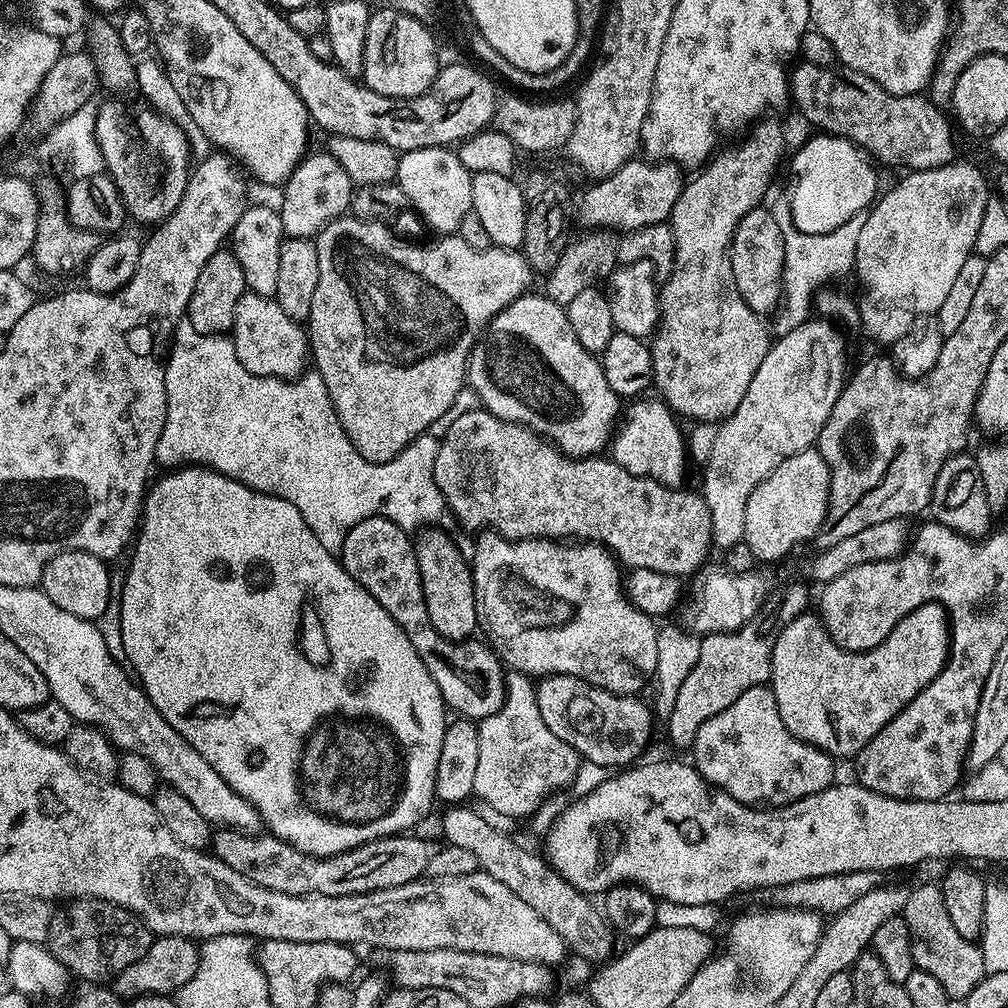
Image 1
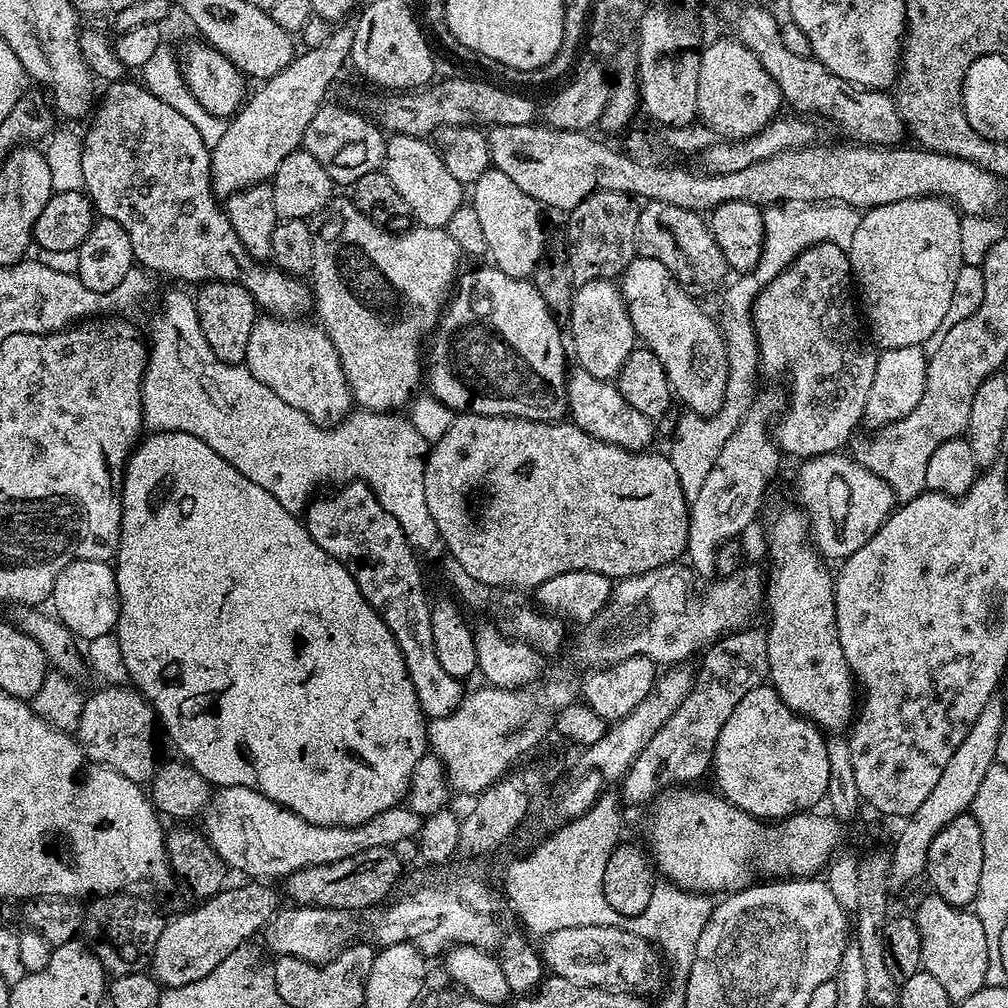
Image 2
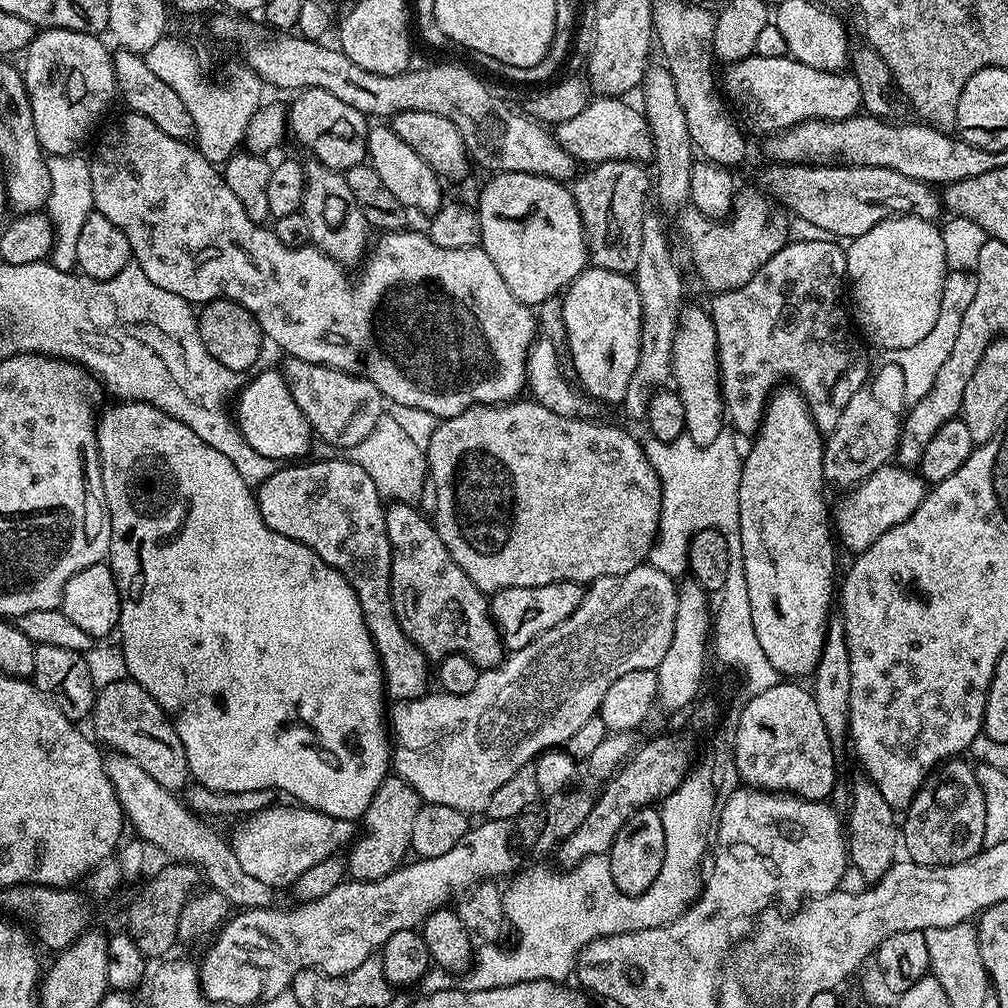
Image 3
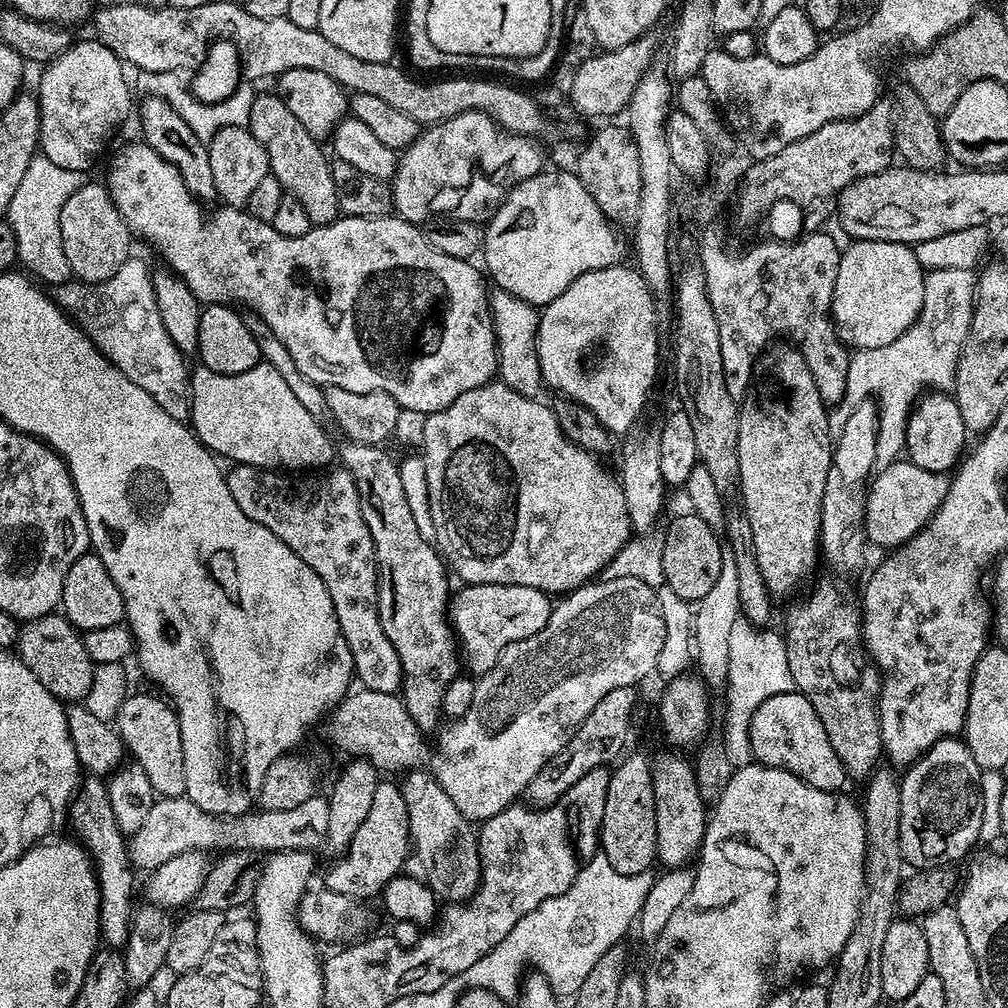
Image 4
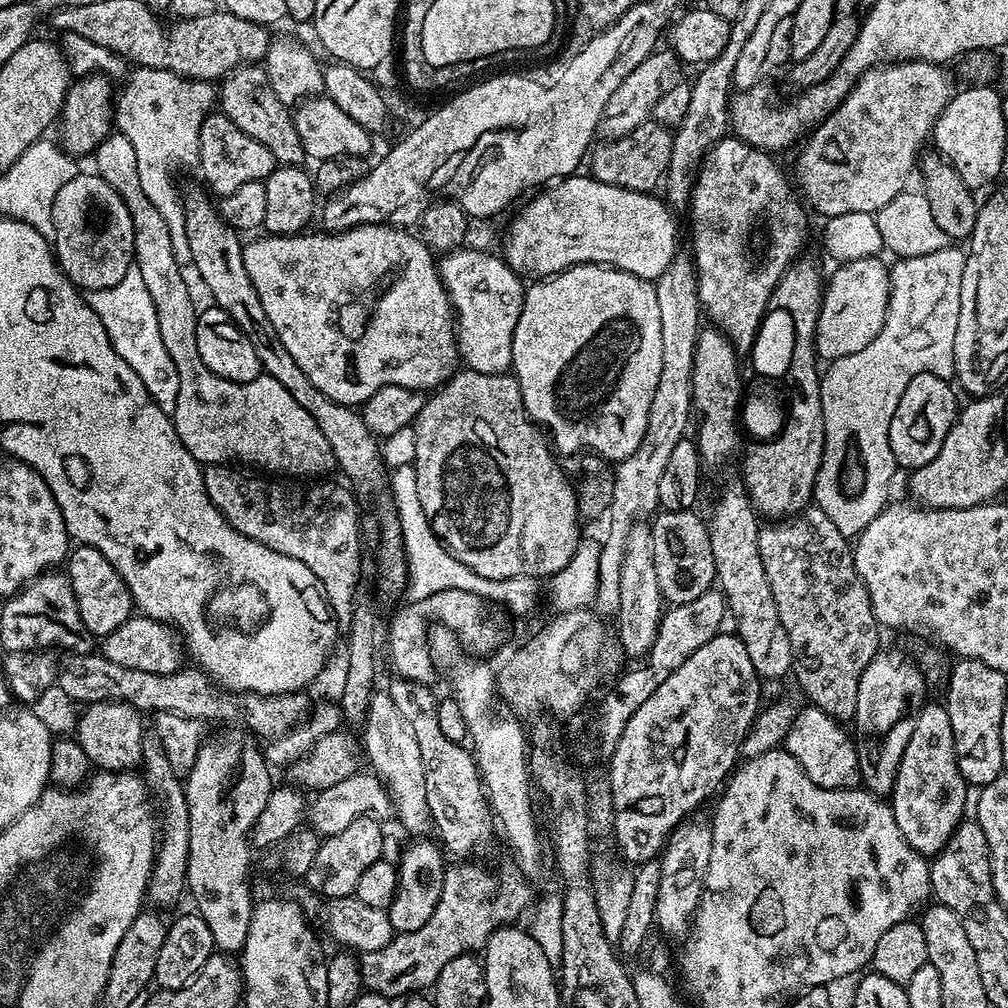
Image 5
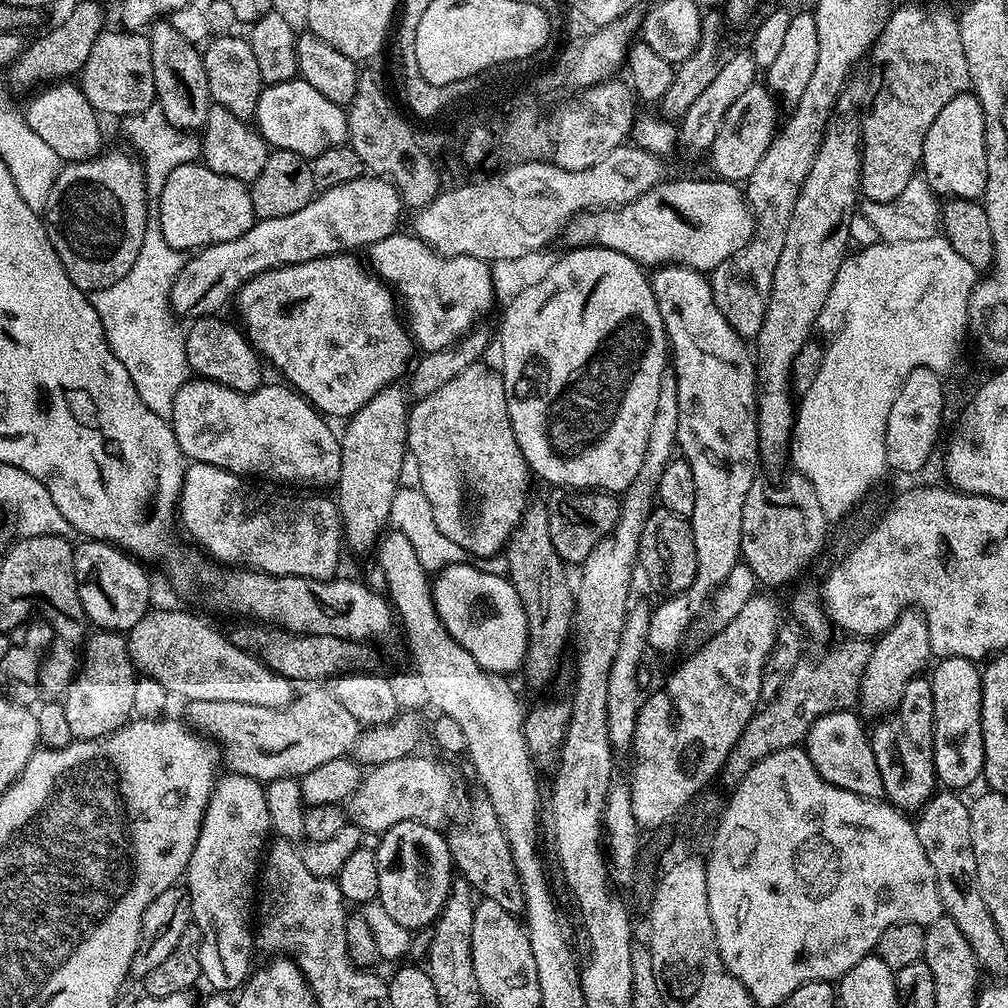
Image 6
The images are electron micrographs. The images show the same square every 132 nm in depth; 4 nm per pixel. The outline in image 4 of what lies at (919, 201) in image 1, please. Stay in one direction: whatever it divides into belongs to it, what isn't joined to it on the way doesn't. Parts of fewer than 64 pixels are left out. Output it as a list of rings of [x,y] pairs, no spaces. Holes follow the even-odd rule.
[[[858,240],[849,245],[840,253],[838,278],[834,278],[832,318],[836,322],[836,335],[844,345],[856,350],[890,346],[890,342],[902,338],[902,334],[910,330],[922,310],[925,268],[919,264],[915,251],[906,244],[889,240]]]

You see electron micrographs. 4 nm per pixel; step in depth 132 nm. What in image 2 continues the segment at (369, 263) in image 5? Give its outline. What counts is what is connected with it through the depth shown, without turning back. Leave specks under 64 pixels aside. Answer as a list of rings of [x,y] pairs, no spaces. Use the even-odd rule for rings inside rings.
[[[114,80],[105,87],[108,89],[101,100],[99,97],[91,117],[92,129],[82,136],[83,191],[92,200],[95,211],[126,230],[135,263],[141,269],[161,272],[193,286],[210,280],[235,280],[265,313],[285,318],[303,317],[304,311],[307,308],[309,311],[314,304],[309,285],[246,254],[242,242],[238,242],[238,234],[234,234],[234,226],[230,226],[227,211],[212,190],[212,153],[206,142],[202,142],[198,129],[183,114],[178,114],[174,106],[166,106],[162,98],[150,94],[143,83],[131,84],[130,80]],[[494,266],[487,267],[465,271],[454,285],[454,291],[430,336],[432,349],[426,352],[427,391],[434,399],[441,400],[447,408],[460,414],[477,412],[480,416],[563,421],[569,415],[570,364],[564,361],[566,340],[560,337],[561,325],[531,279],[510,278]]]

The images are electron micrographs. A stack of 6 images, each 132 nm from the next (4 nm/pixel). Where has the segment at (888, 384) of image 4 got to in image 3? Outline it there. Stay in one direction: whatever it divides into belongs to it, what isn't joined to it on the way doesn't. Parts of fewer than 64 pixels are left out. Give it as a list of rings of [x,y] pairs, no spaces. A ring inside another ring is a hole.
[[[949,271],[944,278],[940,313],[938,322],[934,322],[934,330],[930,330],[922,342],[914,342],[914,346],[906,346],[895,353],[894,363],[902,370],[902,382],[906,382],[904,398],[909,405],[917,404],[930,394],[934,380],[938,378],[938,370],[942,370],[946,358],[950,358],[950,349],[958,338],[958,326],[962,326],[962,314],[966,314],[966,306],[974,302],[975,289],[976,277],[972,272]]]

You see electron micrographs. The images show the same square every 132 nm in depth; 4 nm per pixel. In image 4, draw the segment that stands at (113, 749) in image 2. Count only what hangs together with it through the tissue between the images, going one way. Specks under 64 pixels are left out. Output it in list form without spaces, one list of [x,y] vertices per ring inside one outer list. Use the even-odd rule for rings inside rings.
[[[127,695],[121,702],[114,726],[129,755],[146,771],[153,791],[160,796],[182,796],[185,795],[185,778],[181,730],[175,709],[163,697],[156,696]]]

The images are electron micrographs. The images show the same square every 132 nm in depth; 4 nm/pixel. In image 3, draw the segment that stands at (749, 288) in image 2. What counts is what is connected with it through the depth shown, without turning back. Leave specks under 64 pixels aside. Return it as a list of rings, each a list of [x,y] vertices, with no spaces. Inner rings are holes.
[[[724,430],[708,446],[698,446],[687,435],[670,443],[651,438],[645,441],[644,453],[660,482],[659,530],[648,552],[648,562],[672,579],[679,579],[687,573],[689,543],[693,534],[708,528],[718,529],[725,539],[729,570],[745,568],[738,503],[743,459],[734,452],[731,435],[731,431]]]

